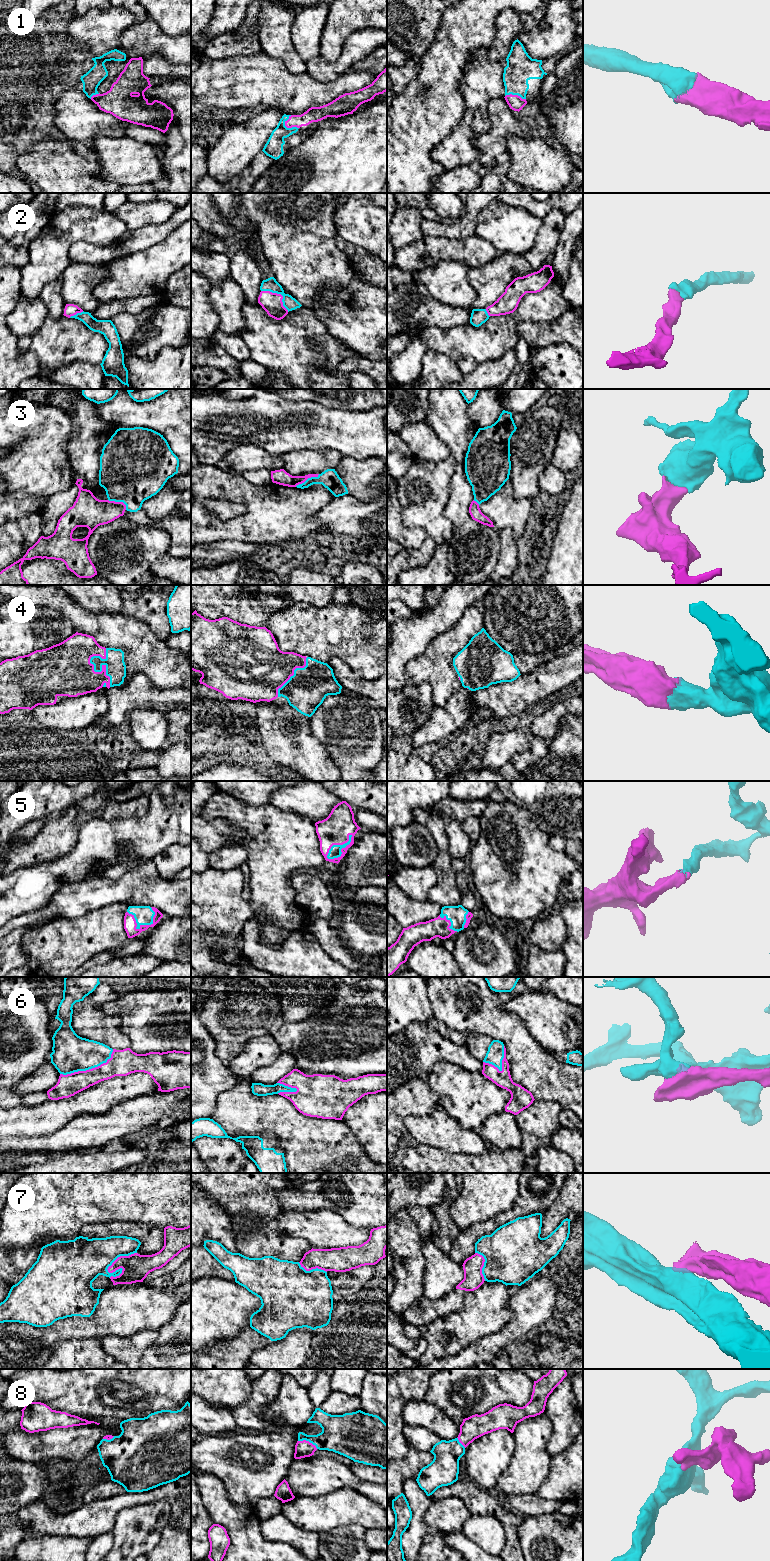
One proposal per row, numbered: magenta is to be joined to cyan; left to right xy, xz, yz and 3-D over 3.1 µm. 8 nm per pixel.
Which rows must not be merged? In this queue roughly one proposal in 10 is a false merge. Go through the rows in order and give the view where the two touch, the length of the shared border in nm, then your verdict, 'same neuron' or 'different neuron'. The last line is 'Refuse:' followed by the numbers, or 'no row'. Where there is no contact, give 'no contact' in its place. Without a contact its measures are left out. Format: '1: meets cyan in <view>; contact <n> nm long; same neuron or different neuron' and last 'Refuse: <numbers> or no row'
1: meets cyan in xz; contact 130 nm long; same neuron
2: meets cyan in xz; contact 280 nm long; same neuron
3: meets cyan in xz; contact 220 nm long; same neuron
4: meets cyan in xy; contact 320 nm long; same neuron
5: meets cyan in xz; contact 280 nm long; same neuron
6: meets cyan in xy; contact 480 nm long; same neuron
7: meets cyan in xy; contact 300 nm long; different neuron
8: meets cyan in xz; contact 170 nm long; same neuron
Refuse: 7

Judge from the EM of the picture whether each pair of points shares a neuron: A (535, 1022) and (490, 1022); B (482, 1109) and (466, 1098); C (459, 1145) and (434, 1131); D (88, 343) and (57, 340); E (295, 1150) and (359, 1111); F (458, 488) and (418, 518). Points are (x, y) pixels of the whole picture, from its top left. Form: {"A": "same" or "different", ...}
{"A": "different", "B": "same", "C": "same", "D": "same", "E": "different", "F": "different"}

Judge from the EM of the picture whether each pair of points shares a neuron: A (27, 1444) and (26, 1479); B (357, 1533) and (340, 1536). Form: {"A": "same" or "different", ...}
{"A": "different", "B": "same"}

